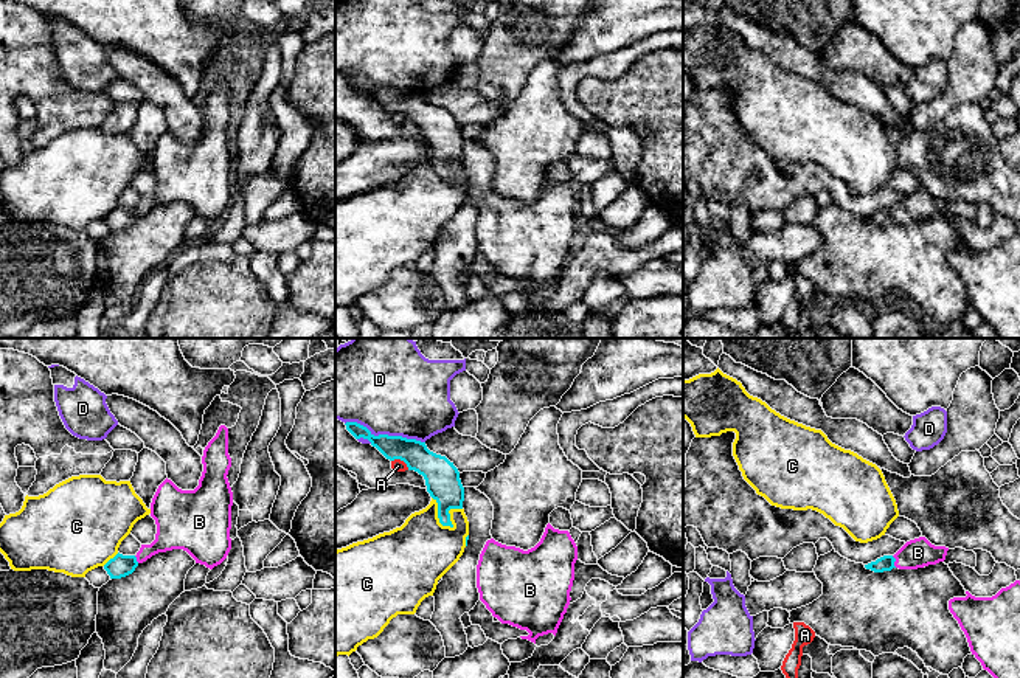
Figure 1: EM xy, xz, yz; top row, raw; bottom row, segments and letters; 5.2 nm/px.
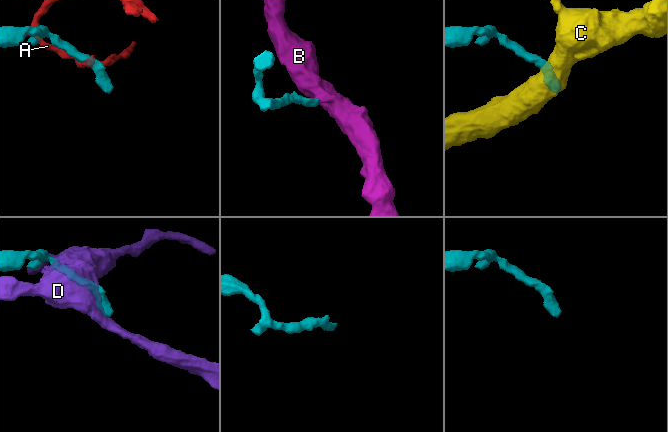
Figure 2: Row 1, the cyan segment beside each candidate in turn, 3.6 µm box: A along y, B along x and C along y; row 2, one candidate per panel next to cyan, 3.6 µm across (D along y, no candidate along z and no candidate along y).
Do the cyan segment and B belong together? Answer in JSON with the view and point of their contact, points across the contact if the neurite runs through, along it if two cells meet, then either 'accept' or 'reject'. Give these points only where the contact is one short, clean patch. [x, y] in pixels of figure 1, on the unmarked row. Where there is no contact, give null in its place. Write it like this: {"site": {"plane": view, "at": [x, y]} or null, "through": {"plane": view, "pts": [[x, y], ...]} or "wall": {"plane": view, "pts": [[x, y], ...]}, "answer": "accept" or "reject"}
{"site": {"plane": "yz", "at": [895, 213]}, "through": {"plane": "yz", "pts": [[887, 214], [895, 213], [918, 205]]}, "answer": "accept"}

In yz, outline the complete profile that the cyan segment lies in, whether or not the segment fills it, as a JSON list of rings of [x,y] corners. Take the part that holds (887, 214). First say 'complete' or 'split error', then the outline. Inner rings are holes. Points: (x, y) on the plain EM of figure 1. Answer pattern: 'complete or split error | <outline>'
split error | [[[925,189],[907,194],[894,208],[883,208],[865,217],[874,225],[899,222],[918,222],[945,213],[949,200],[935,199]]]

